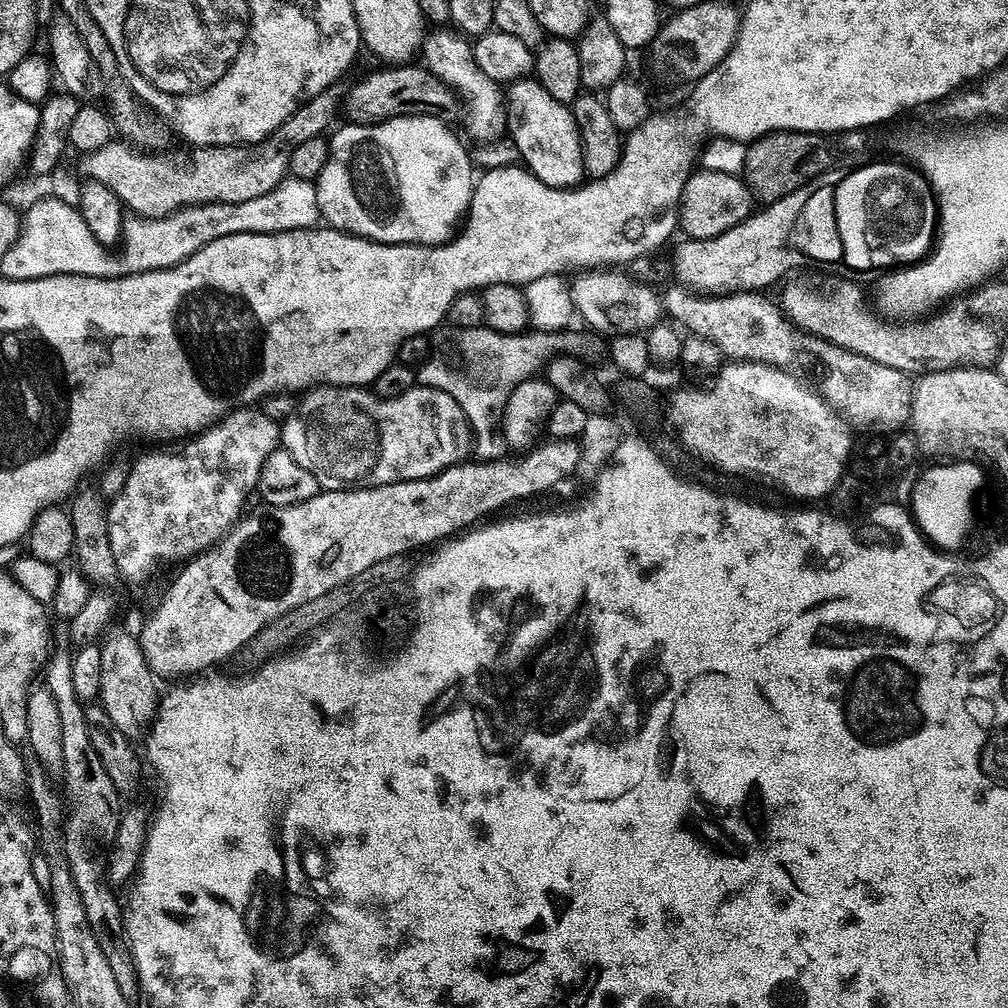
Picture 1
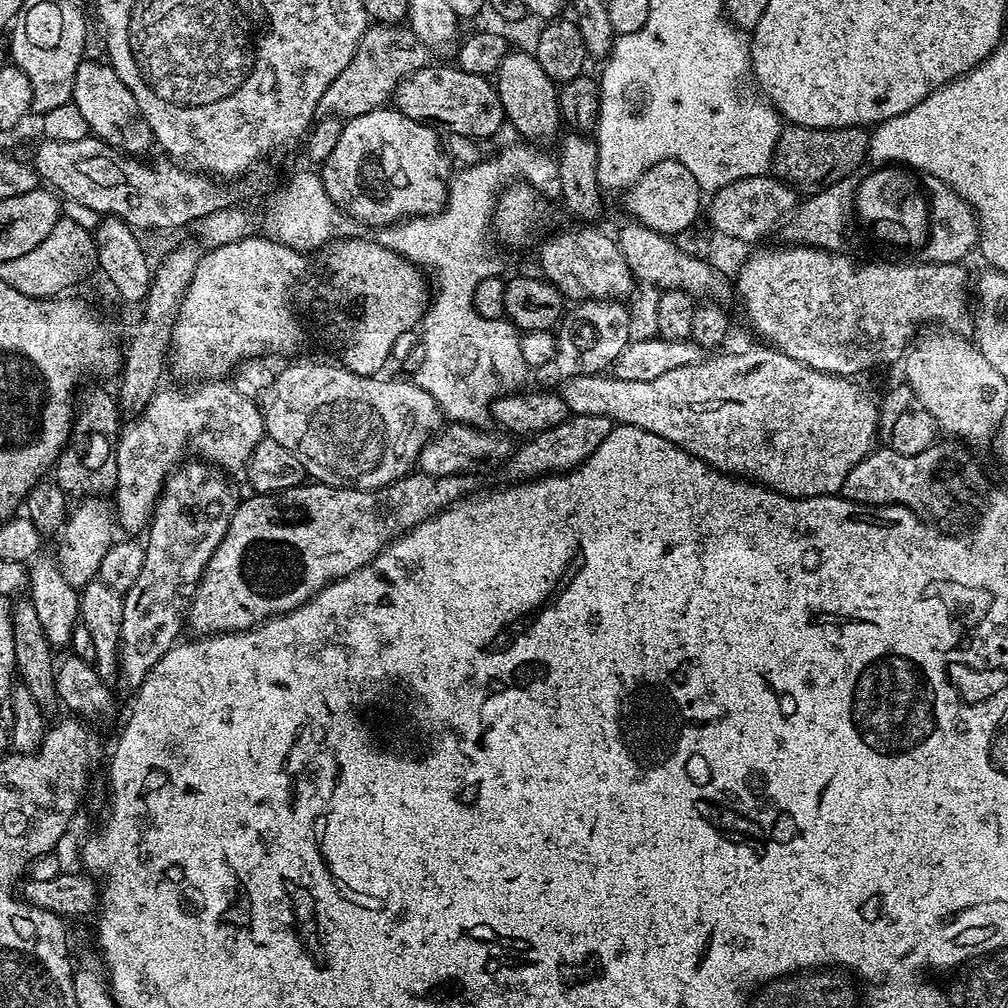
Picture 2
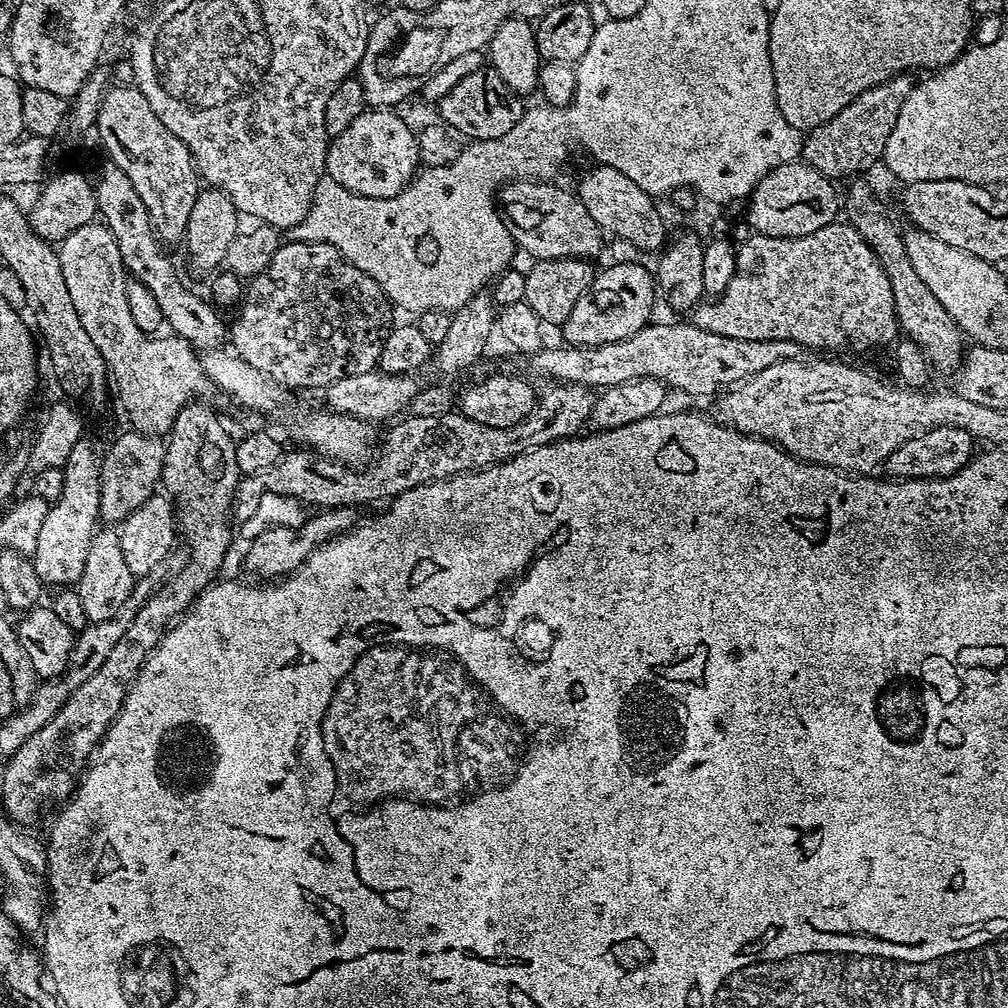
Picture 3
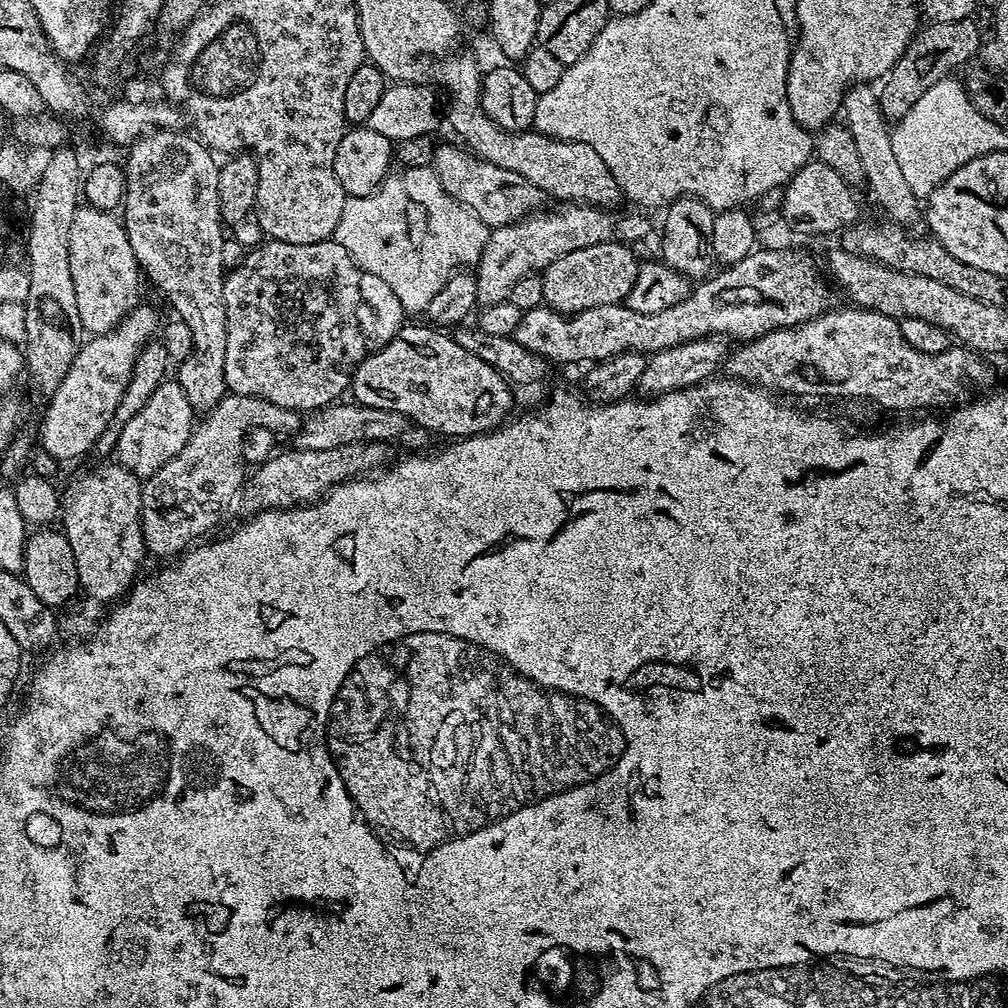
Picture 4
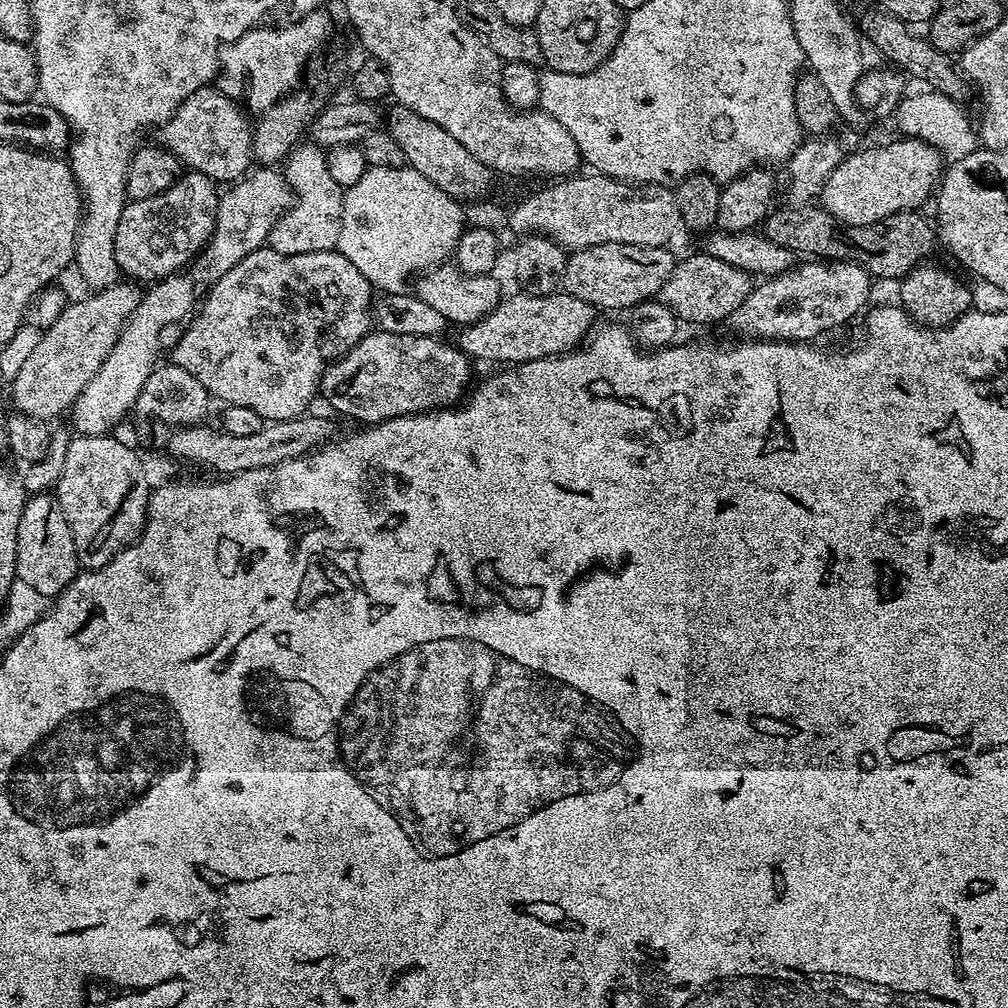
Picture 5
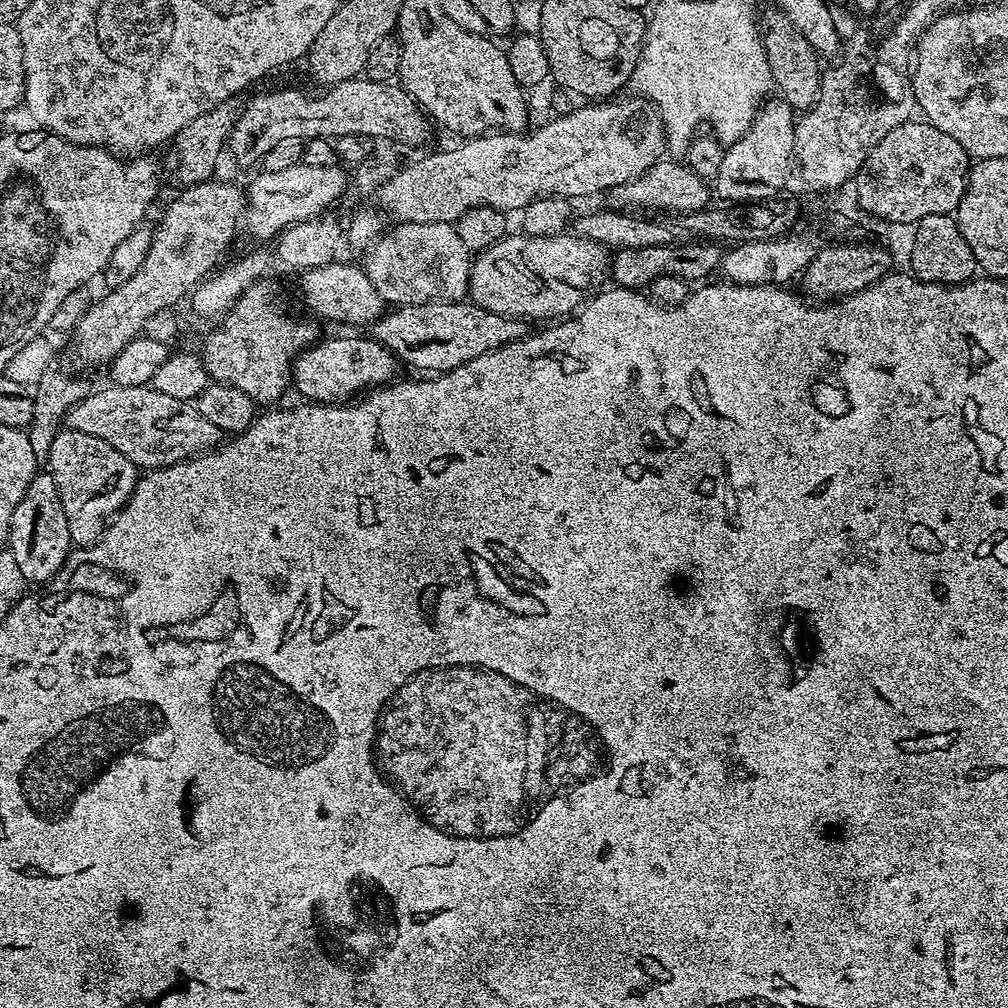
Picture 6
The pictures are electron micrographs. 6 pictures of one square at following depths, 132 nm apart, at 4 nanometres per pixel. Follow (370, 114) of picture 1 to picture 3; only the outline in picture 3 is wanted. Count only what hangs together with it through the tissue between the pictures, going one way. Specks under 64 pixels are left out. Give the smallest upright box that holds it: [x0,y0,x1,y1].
[438,66,525,141]

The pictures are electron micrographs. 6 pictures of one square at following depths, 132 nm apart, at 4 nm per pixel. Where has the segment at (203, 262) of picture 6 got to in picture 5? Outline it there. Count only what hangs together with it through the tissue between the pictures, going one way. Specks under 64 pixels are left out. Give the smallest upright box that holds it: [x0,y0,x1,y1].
[10,282,141,422]

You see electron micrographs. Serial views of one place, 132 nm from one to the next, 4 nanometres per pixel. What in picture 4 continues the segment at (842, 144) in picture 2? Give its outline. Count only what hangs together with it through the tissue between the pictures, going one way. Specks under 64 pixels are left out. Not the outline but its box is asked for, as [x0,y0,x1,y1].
[879,19,982,122]

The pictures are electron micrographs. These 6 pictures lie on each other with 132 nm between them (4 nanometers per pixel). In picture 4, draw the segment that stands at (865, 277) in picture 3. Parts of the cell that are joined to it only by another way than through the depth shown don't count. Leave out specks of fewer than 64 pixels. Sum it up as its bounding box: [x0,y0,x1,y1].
[514,246,834,365]

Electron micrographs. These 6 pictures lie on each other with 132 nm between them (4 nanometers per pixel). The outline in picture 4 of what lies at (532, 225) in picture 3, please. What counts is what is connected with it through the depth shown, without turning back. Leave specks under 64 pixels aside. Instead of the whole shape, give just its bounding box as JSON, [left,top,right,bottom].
[430,143,537,230]

